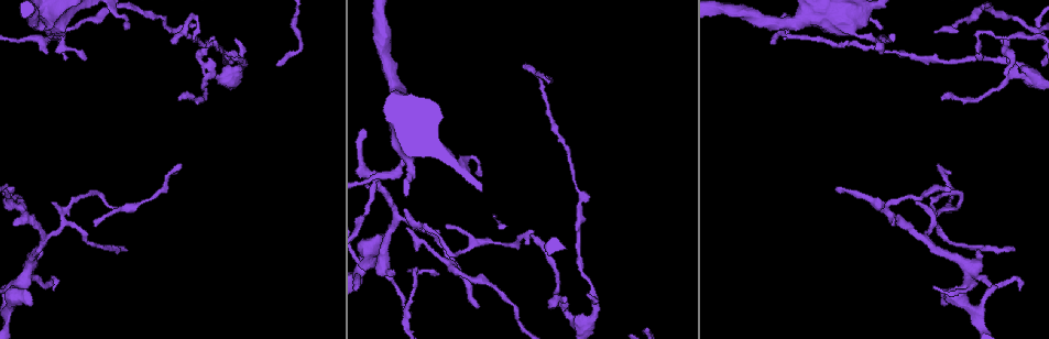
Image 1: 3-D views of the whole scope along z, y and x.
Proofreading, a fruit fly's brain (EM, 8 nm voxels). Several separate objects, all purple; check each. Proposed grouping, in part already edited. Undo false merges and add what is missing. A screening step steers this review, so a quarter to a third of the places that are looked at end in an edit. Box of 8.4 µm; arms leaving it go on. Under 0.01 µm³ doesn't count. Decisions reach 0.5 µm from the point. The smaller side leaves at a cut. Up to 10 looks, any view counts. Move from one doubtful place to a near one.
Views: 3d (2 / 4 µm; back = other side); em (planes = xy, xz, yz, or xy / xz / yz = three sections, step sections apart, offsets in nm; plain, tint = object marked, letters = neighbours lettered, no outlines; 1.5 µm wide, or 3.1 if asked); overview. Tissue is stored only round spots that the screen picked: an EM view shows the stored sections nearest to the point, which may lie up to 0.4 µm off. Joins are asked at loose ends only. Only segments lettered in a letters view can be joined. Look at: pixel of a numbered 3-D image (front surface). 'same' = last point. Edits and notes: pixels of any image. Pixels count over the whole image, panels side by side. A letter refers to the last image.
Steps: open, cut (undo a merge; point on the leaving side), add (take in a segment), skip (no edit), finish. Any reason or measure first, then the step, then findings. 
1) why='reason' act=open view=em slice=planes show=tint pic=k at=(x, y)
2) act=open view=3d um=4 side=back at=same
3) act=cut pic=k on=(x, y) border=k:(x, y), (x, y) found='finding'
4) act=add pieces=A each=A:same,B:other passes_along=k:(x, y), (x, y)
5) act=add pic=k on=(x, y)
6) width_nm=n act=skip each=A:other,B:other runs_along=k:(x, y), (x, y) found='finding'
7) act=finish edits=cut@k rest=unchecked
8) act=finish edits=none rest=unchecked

why='branch stops here' act=open view=em slice=xy step=4 show=tint pic=1 at=(366, 131)

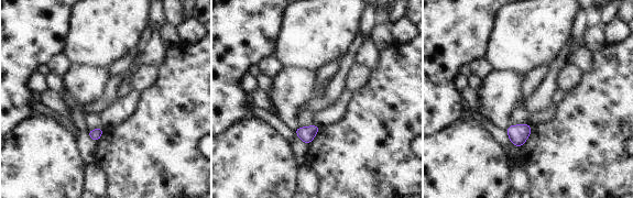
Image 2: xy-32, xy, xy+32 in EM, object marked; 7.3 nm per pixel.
why='another direction' act=open view=em slice=planes show=letters at=same

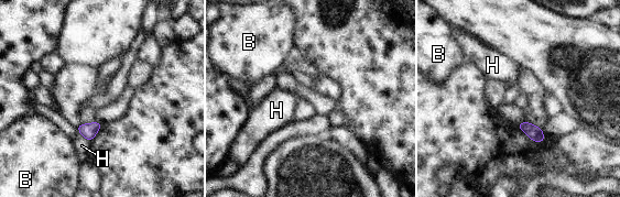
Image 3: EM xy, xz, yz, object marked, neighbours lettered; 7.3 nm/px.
width_nm=100 act=skip each=B:other,H:other border=3:(79, 123), (78, 131), (90, 142) found='none of them fits'

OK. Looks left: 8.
why='arms part here' act=open view=em slice=xz step=4 show=tint pic=1 at=(18, 296)

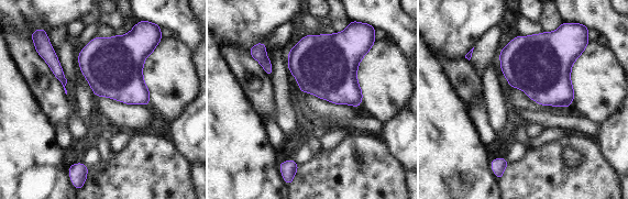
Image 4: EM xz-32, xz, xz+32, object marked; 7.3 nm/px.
why='cut it another way' act=open view=em slice=planes show=letters at=same

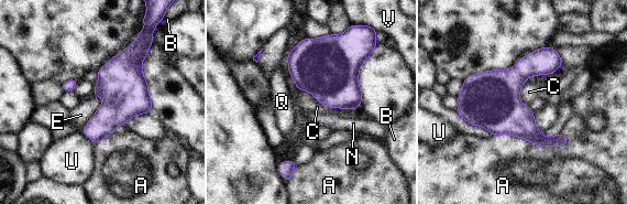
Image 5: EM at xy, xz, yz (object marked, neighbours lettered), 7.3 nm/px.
act=skip each=A:other,B:other,C:other,E:other,N:other,Q:other,U:other,V:other border=5:(97, 94), (101, 105), (80, 130) found='all the same neuron'

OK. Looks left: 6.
why='free end' act=open view=3d um=4 pic=1 at=(54, 290)

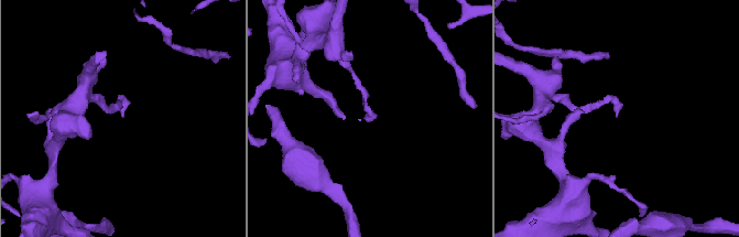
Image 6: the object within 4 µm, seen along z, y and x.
act=open view=em slice=yz step=8 show=letters pic=6 at=(370, 118)

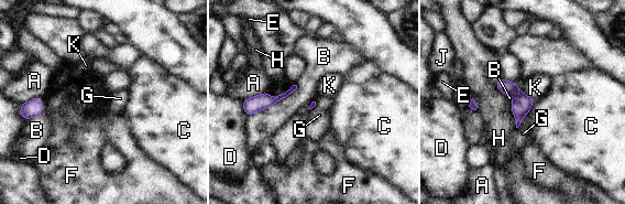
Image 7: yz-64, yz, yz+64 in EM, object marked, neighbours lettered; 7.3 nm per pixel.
why='another direction' act=open view=em slice=xz step=8 show=letters at=same

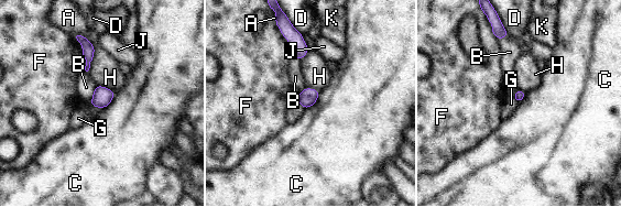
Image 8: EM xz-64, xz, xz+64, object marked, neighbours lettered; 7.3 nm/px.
act=skip each=A:other,B:other,C:other,D:other,F:other,G:other,H:other,J:other,K:other border=8:(319, 91), (318, 98), (305, 109) found='no lettered segment goes on from it'

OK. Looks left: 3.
why='thin end' act=open view=3d um=2 pic=1 at=(934, 32)

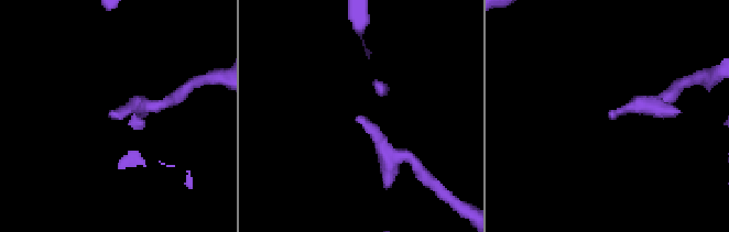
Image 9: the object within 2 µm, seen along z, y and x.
act=open view=em slice=yz step=8 show=tint pic=9 at=(114, 116)

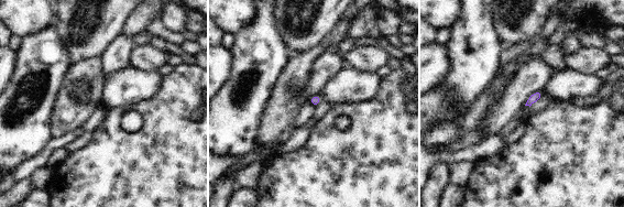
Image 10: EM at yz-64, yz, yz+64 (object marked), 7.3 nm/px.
why='another direction' act=open view=em slice=planes show=letters at=same

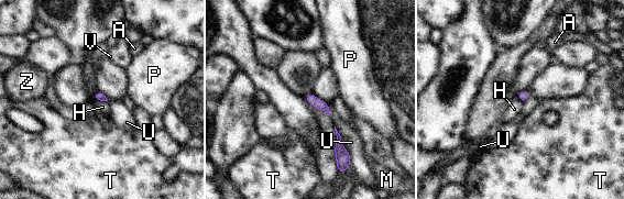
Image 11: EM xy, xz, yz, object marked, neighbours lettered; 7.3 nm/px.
act=skip each=A:other,H:other,M:other,P:other,T:other,U:other,V:other,Z:other border=11:(94, 97), (107, 101) found='none of them fits'

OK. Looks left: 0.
act=finish edits=none rest=unchecked

